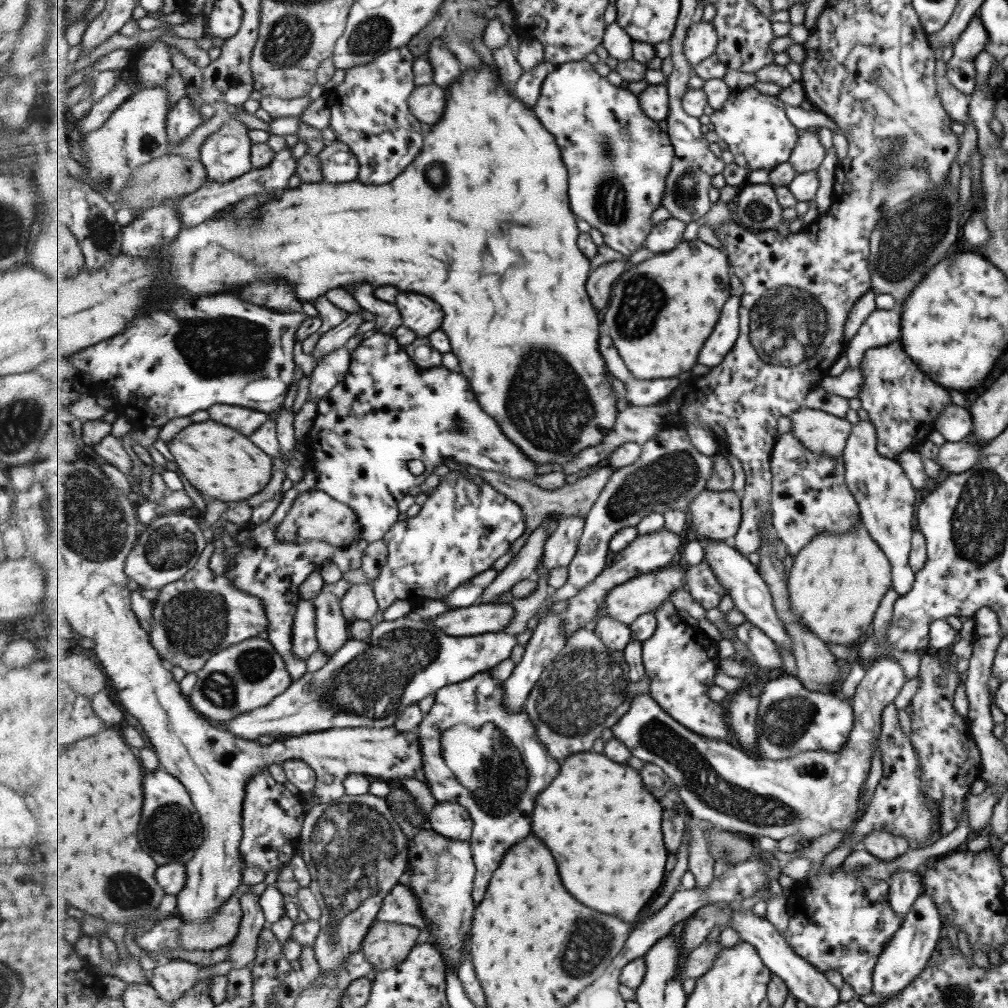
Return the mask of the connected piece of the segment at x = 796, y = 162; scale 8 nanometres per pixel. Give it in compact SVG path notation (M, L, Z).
M811 129L801 133L798 144L795 145L794 152L788 161L795 167L798 174L803 174L816 170L824 156L825 152L819 143L817 130Z

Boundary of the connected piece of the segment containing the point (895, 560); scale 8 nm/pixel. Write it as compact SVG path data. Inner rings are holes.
M867 420L851 426L842 458L845 484L858 504L861 523L889 561L891 588L898 595L905 594L914 581L914 572L908 565L908 554L913 534L910 524L913 518L912 506L917 493L896 461L877 454L875 428Z

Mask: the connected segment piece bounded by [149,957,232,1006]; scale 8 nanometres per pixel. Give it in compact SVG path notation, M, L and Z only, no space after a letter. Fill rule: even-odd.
M172 958L168 963L156 965L150 973L150 984L158 990L158 995L171 1006L181 997L185 997L199 981L204 978L224 975L232 968L229 960L212 964L210 966L199 966L196 963Z

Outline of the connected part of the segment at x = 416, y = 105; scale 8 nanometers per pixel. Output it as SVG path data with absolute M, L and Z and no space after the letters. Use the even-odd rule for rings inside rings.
M433 82L417 86L410 96L411 112L421 121L432 126L445 116L447 97L446 89Z

